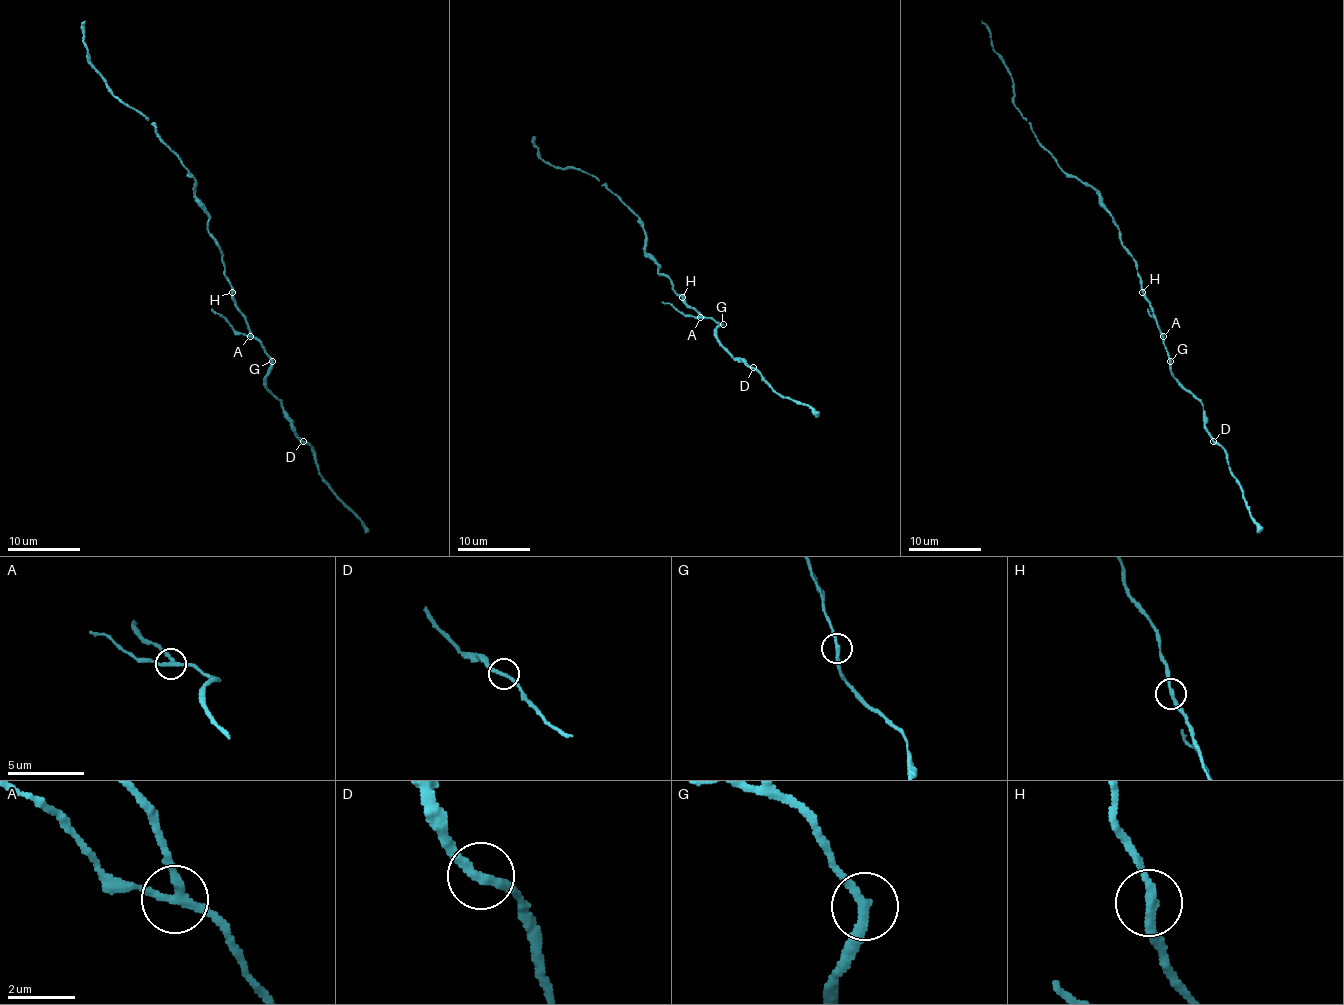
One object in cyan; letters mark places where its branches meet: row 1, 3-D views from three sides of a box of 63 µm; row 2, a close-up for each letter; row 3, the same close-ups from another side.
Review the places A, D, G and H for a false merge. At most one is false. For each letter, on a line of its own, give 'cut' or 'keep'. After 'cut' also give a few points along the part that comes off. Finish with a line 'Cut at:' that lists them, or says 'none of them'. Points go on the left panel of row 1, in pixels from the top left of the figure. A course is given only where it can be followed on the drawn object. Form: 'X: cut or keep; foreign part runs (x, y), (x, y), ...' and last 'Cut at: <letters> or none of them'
A: cut; foreign part runs (250, 335), (237, 332), (212, 308)
D: keep
G: keep
H: keep
Cut at: A

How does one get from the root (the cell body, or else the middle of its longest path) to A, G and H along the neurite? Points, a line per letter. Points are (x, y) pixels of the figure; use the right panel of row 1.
A: (1137, 264), (1144, 299), (1162, 335)
G: (1137, 264), (1144, 299), (1151, 308), (1170, 361)
H: (1137, 264), (1142, 292)

